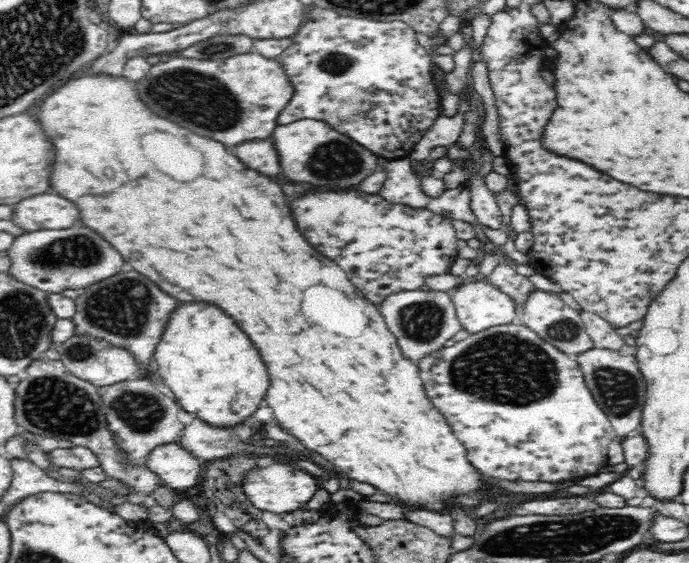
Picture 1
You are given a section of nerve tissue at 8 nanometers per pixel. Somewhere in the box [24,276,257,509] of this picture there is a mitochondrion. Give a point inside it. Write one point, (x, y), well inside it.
(142, 412)

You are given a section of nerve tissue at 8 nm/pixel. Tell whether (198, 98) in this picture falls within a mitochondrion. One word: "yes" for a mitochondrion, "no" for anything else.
yes

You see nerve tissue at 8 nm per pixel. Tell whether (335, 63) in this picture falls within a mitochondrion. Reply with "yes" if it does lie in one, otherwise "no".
yes

